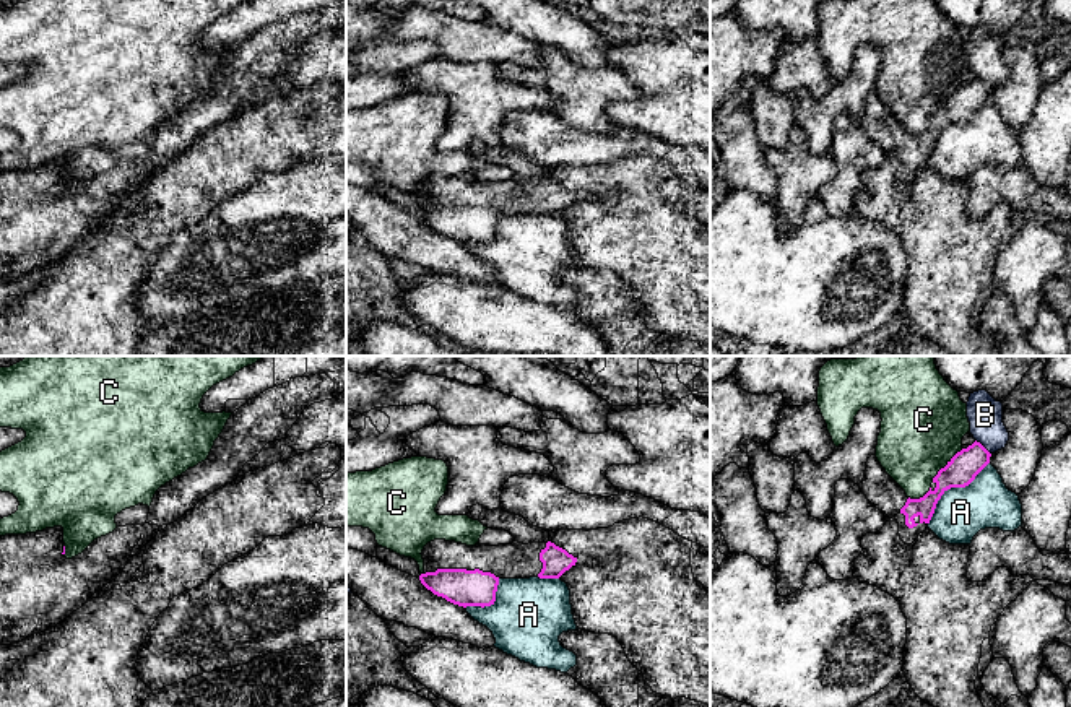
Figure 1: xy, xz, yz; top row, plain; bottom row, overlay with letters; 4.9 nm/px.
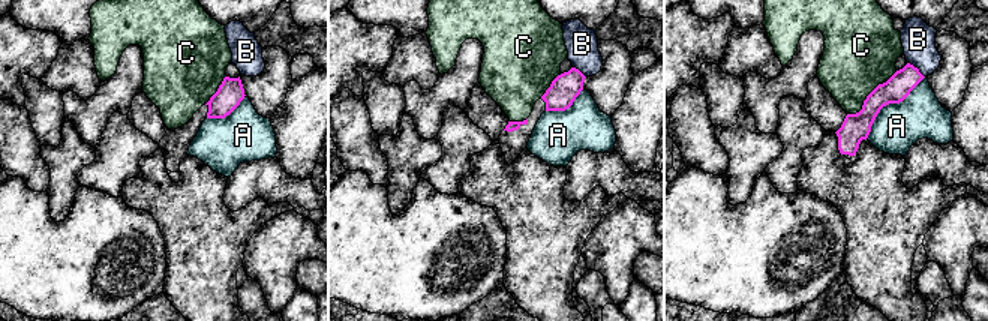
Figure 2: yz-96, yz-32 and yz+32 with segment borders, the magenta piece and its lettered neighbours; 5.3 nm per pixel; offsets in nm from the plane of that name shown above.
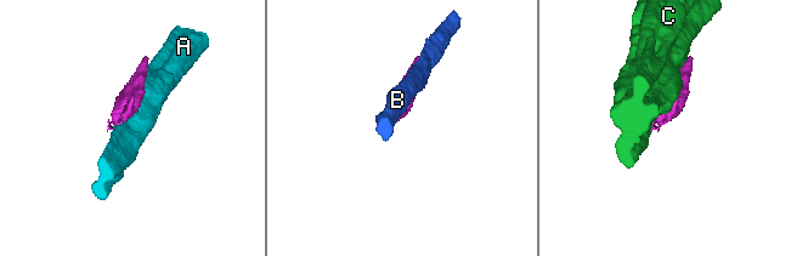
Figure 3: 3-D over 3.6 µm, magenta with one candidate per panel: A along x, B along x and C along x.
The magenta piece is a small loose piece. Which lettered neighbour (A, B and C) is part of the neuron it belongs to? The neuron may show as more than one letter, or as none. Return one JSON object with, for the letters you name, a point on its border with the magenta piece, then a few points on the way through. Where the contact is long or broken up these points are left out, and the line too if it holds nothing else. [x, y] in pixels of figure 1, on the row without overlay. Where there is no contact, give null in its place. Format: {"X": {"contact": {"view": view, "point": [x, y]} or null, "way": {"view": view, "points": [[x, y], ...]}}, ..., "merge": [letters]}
{"merge": []}

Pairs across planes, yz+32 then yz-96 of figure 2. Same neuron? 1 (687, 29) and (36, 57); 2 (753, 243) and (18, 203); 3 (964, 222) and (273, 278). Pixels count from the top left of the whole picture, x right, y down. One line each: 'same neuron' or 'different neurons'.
1: same neuron
2: same neuron
3: same neuron

